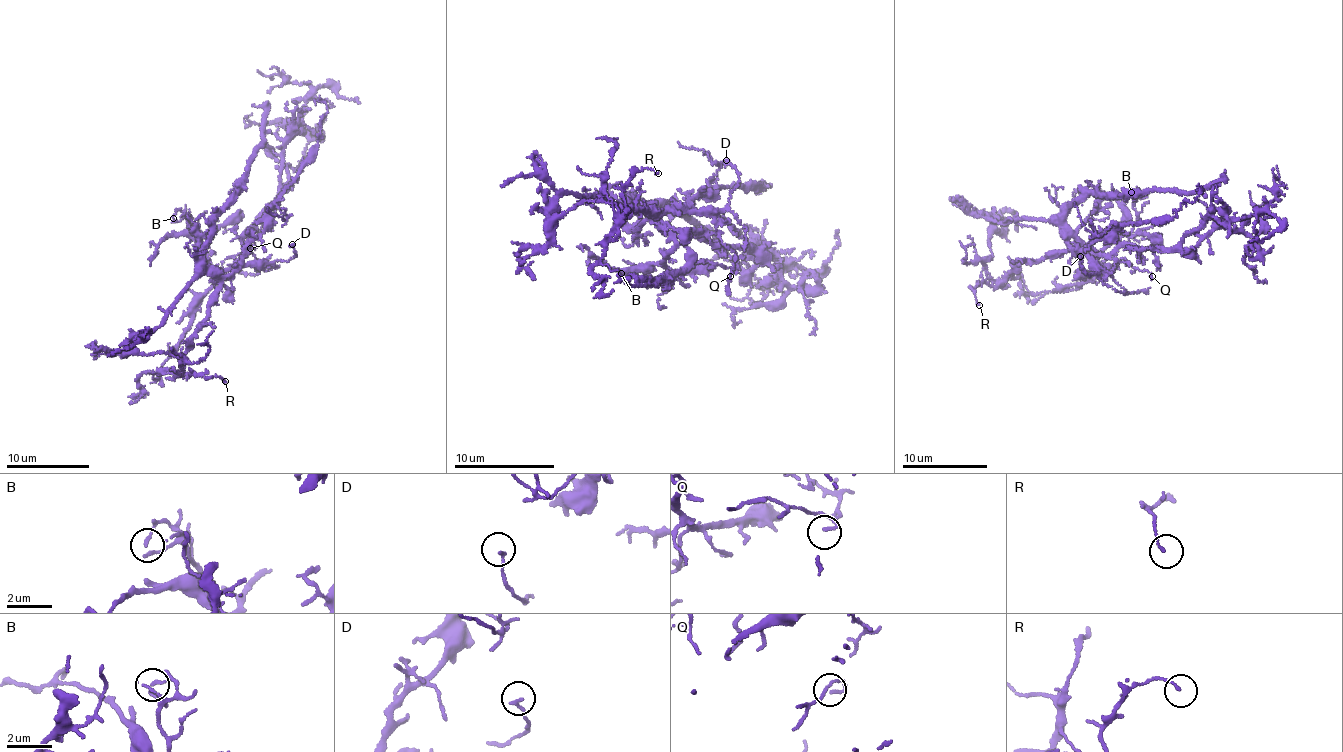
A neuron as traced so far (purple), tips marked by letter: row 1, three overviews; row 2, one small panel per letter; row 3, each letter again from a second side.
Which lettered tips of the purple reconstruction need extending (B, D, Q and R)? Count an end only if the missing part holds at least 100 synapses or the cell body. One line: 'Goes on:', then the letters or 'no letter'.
Goes on: no letter

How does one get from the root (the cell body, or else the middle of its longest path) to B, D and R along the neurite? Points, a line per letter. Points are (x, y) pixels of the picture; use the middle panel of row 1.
B: (696, 230), (677, 233), (675, 248), (663, 262), (664, 274), (653, 279), (638, 269), (631, 275), (621, 273)
D: (696, 230), (712, 233), (717, 230), (714, 221), (717, 214), (724, 212), (739, 178), (735, 167), (726, 160)
R: (696, 230), (671, 233), (654, 212), (660, 215), (630, 209), (621, 215), (625, 186), (636, 172), (658, 173)

